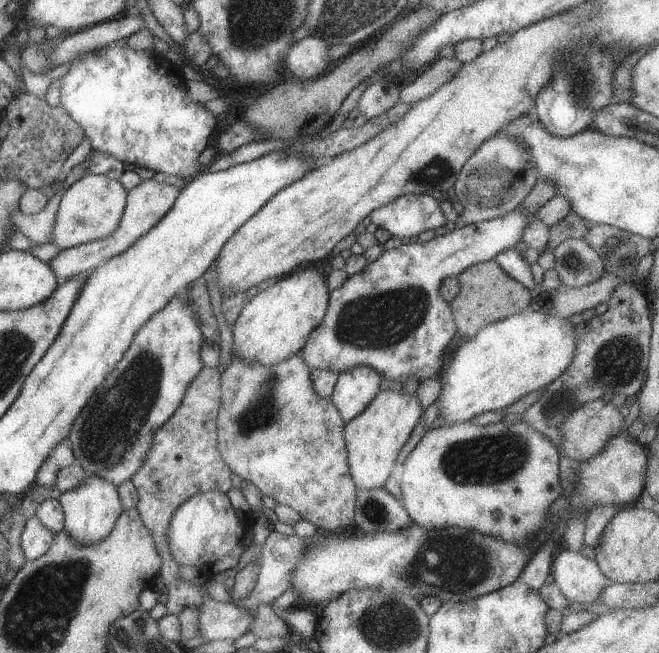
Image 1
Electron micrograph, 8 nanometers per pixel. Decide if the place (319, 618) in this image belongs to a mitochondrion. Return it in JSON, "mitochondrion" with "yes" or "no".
{"mitochondrion":"no"}

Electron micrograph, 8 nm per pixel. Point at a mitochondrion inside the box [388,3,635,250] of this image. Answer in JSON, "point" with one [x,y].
{"point":[582,89]}

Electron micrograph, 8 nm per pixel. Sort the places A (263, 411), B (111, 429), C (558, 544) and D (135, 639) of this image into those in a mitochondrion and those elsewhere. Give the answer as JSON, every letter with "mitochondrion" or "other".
{"A":"mitochondrion","B":"mitochondrion","C":"other","D":"mitochondrion"}

